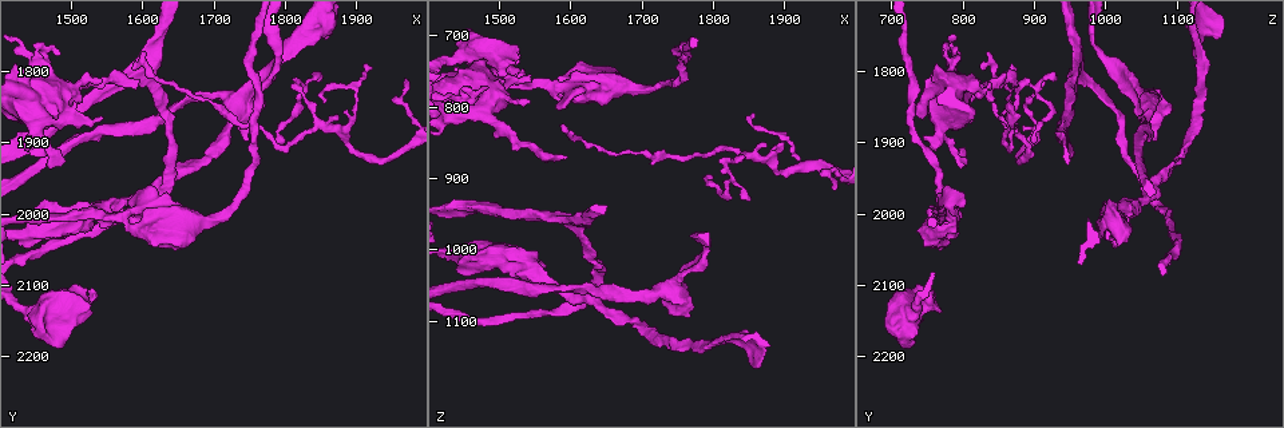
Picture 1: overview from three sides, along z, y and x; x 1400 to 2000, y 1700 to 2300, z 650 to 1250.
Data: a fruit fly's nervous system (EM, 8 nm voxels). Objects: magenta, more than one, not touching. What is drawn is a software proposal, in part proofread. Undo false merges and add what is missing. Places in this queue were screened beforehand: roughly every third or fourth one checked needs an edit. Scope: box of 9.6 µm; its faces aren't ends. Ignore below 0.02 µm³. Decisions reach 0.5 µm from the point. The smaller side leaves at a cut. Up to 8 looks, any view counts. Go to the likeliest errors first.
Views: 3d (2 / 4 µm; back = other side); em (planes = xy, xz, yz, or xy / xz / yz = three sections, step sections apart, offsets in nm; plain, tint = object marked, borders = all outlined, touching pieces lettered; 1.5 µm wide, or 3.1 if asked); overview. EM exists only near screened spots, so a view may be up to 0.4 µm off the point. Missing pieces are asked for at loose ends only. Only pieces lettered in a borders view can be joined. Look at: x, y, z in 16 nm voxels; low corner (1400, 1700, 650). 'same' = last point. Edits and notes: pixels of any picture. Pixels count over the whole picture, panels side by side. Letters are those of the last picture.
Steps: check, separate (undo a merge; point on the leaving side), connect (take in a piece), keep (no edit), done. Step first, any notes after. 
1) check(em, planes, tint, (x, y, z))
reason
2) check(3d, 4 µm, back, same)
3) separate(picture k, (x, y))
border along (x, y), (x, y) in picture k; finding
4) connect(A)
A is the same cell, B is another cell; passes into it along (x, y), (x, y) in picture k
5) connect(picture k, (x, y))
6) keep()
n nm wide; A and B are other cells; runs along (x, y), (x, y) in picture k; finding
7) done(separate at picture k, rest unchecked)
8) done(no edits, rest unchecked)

check(em, planes, plain, (1615, 1965, 1070))
looks like a crossing

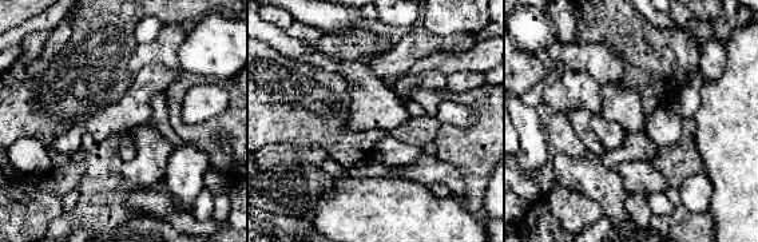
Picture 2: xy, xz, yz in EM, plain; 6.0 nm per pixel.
check(em, planes, borders, same)
what lies round it

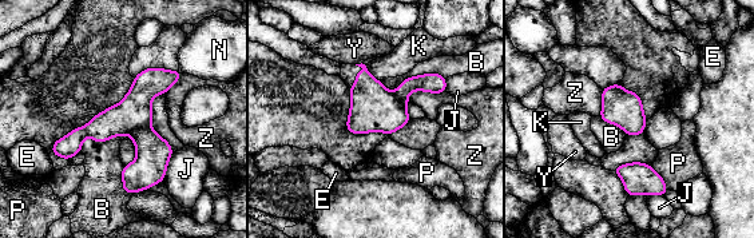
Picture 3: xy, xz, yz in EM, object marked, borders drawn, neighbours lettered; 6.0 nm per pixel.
separate(picture 3, (153, 153))
B touches over 400 nm; B, E, J, K, N, P, Y and Z are other cells; two neurons meet here

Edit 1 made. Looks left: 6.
check(3d, 2 µm, back, (1800, 1910, 860))
sharp bend

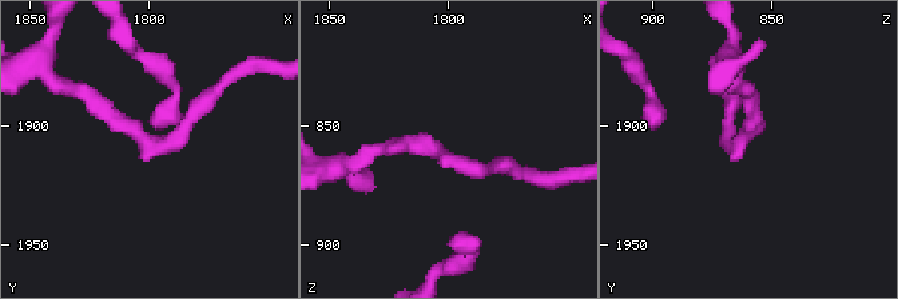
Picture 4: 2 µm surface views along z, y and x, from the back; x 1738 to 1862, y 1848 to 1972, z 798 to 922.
check(em, planes, borders, (1796, 1908, 865))

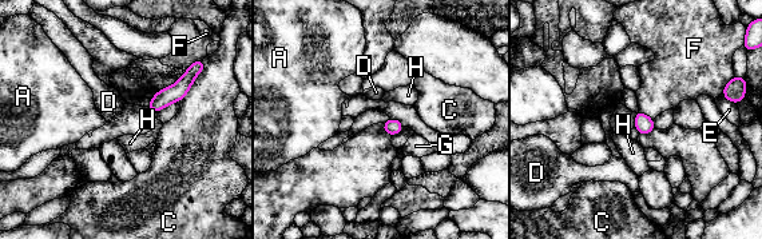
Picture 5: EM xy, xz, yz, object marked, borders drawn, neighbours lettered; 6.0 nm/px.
keep()
A, C, D, E, F, G and H are other cells; one neuron here

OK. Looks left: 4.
check(em, planes, plain, (1530, 2020, 1030))
thick end

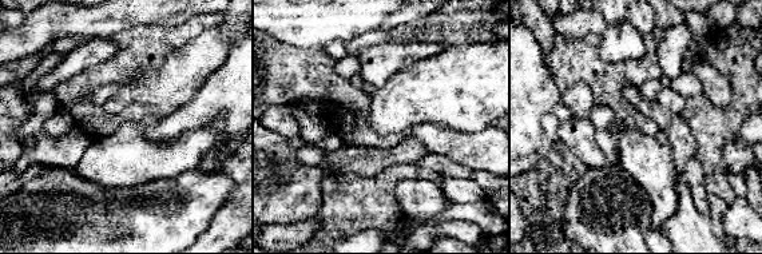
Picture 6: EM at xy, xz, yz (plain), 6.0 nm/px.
check(em, planes, borders, same)

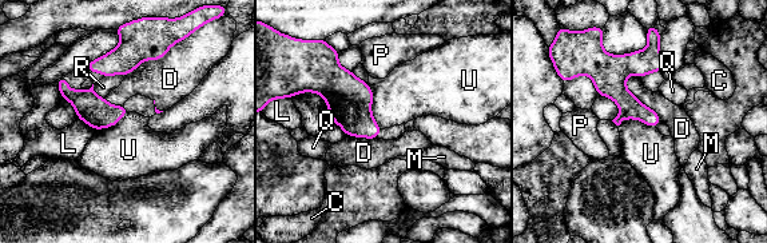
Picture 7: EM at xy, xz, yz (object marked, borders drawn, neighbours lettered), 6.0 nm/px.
keep()
D touches over 400 nm; C, D, L, M, P, Q, R and U are other cells; no lettered piece goes on from it

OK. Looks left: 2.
done(separate at picture 3, rest unchecked)

